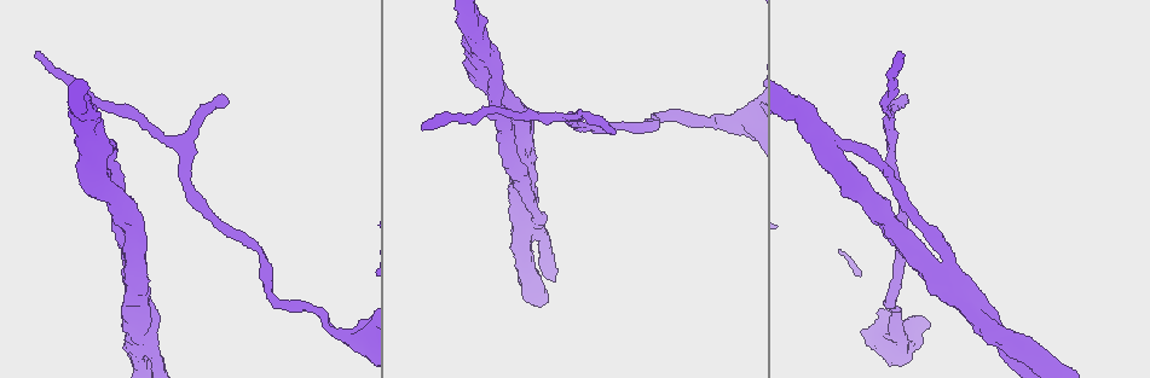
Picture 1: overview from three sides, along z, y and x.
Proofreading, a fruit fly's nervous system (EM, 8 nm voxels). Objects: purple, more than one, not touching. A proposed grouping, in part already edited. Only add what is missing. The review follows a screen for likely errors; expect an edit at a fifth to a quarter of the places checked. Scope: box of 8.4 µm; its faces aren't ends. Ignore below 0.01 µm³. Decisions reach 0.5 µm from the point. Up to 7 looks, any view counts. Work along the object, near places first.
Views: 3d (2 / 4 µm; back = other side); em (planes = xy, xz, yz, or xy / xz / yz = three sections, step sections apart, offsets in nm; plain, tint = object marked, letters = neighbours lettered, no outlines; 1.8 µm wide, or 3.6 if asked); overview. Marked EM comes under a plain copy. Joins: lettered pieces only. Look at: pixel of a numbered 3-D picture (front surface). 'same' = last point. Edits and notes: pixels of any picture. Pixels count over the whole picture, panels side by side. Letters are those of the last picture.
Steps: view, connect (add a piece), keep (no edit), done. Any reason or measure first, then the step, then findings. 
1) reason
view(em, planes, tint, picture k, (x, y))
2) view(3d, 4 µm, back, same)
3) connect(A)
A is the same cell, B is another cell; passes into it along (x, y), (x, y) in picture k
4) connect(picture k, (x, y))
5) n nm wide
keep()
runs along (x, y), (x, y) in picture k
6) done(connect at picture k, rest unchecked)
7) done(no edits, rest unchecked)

three arms meet
view(em, yz, step 4, tint, picture 1, (521, 149))

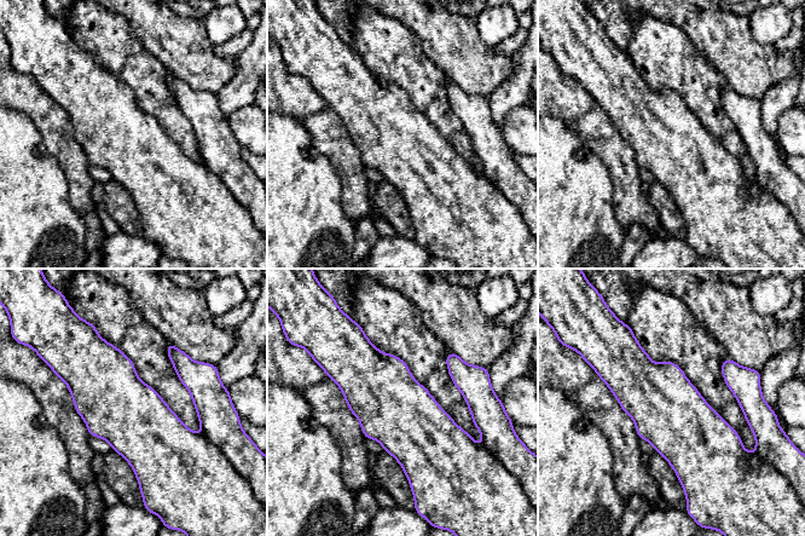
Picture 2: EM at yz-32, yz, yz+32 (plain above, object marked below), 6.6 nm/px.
what lies round it
view(em, yz, step 4, letters, same)

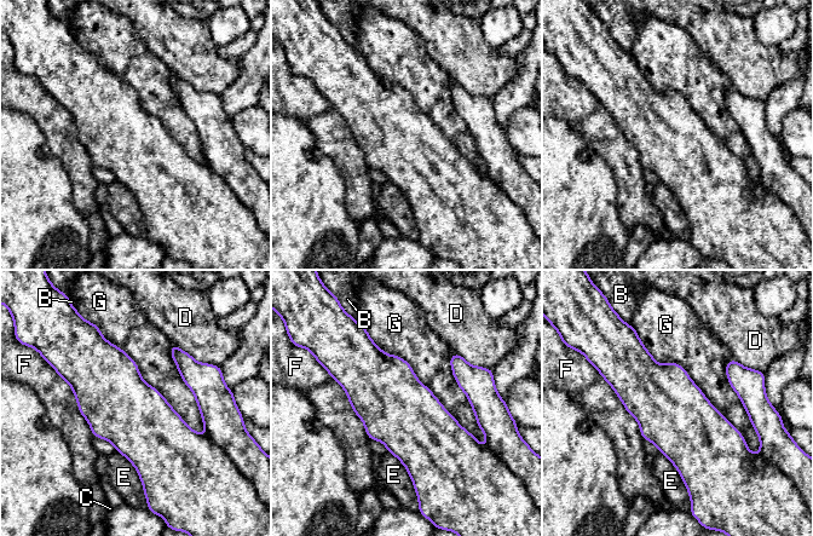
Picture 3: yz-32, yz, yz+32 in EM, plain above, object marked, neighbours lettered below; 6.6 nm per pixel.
480 nm wide
keep()
B, C, D, E, F and G are other cells; none of them fits

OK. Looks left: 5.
end of a long branch
view(em, planes, letters, picture 1, (898, 53))

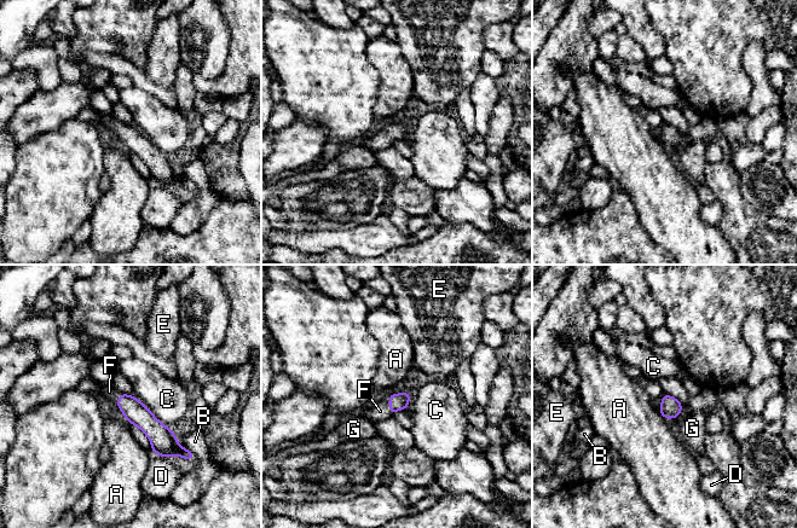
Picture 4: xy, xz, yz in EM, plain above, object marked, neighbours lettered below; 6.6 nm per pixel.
C touches over 340 nm
connect(F)
F is the same cell, A, B, C, D, E and G are other cells; passes into it along (399, 401), (390, 405), (380, 411) in picture 4; the cell continues

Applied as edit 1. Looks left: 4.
done(connect at picture 4, rest unchecked)

